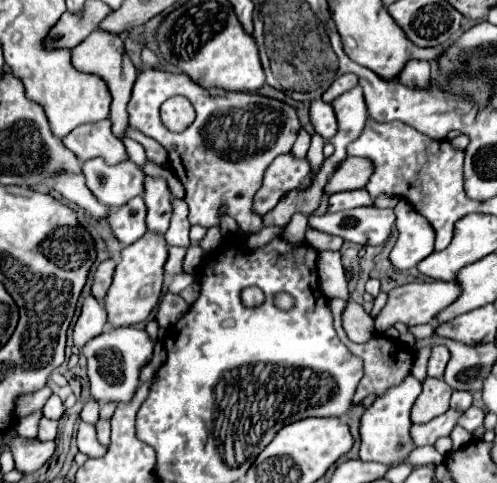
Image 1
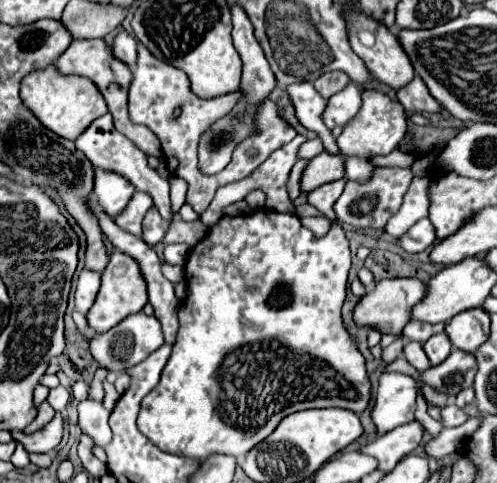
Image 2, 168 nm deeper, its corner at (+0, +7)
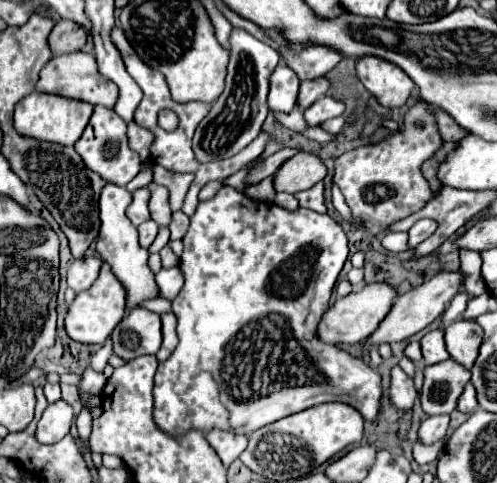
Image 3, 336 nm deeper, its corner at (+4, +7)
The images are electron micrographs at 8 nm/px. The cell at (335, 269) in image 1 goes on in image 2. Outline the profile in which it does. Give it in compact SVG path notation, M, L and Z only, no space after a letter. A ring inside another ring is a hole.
M306 217L301 218L301 223L310 229L317 238L321 238L328 233L332 222L325 217Z

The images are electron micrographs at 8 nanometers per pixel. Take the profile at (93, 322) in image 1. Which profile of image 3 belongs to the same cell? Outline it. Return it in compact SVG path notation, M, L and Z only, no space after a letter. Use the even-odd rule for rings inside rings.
M82 257L82 259L74 259L70 269L68 269L68 285L80 293L84 289L88 289L100 271L102 259L100 257Z

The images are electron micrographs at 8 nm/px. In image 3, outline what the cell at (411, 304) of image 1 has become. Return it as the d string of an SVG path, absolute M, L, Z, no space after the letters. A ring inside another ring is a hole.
M372 283L372 285L364 285L358 293L350 293L342 299L336 299L334 305L320 319L316 337L328 345L344 345L344 343L352 345L352 343L364 341L374 333L378 323L384 319L384 313L388 313L388 309L392 307L394 297L396 297L396 291L390 285Z

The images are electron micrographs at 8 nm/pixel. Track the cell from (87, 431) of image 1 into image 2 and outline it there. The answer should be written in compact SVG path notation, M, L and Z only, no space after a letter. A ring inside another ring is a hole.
M82 401L78 403L78 417L82 433L88 435L94 445L104 447L108 439L112 439L112 431L108 425L108 411L98 401Z

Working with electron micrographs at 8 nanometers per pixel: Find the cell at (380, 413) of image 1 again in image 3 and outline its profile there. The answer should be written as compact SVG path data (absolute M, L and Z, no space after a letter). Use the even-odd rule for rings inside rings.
M400 365L392 367L392 383L390 383L390 399L398 409L412 409L418 391L414 381L402 371Z

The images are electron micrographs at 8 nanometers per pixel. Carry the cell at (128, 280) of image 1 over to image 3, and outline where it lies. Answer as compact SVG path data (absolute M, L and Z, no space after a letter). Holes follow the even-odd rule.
M102 265L98 279L94 281L94 285L84 291L78 293L76 299L68 305L68 313L66 313L66 333L70 339L78 341L78 343L98 343L102 345L108 335L114 331L114 327L122 321L126 311L126 291L122 287L122 283L112 275L110 265Z

